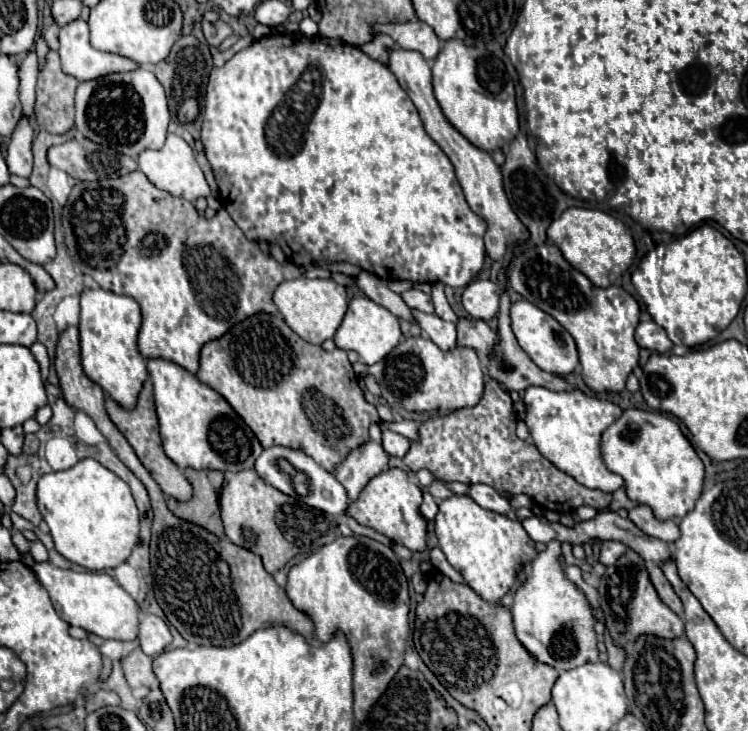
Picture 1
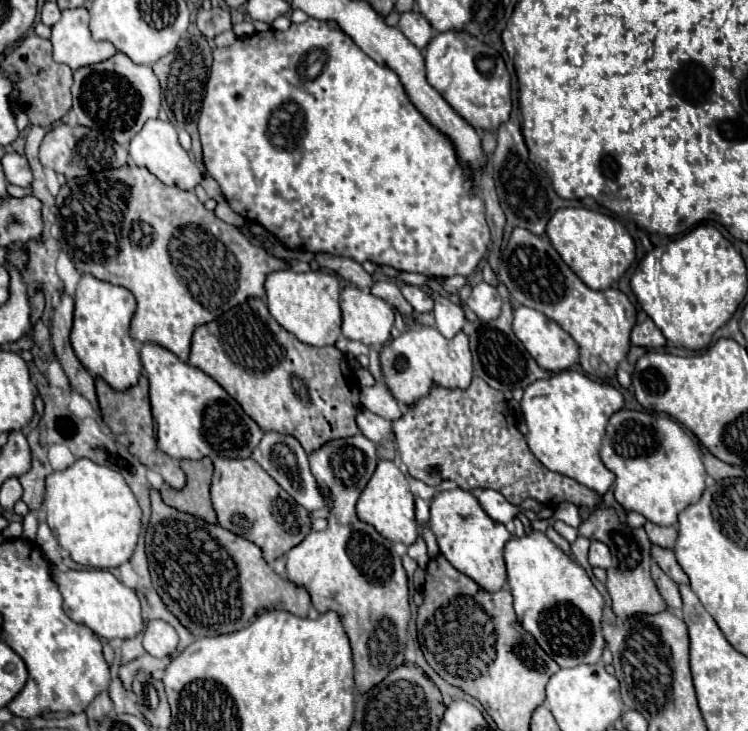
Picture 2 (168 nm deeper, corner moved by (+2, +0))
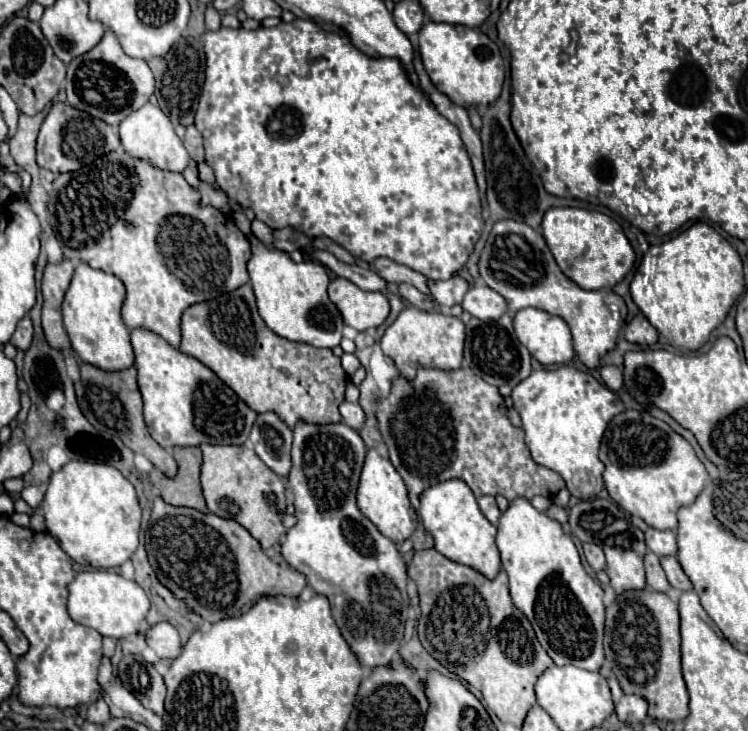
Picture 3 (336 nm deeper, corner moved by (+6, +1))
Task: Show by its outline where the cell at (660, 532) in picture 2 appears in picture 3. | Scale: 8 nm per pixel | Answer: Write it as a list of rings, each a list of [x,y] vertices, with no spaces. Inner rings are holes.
[[[647,528],[645,542],[647,542],[647,548],[651,552],[655,552],[657,556],[675,556],[677,554],[677,538],[671,530]]]

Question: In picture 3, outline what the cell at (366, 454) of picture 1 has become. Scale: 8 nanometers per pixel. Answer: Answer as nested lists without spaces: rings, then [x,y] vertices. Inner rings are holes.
[[[305,422],[297,424],[293,430],[293,468],[289,472],[289,488],[295,494],[295,508],[299,514],[295,512],[297,526],[287,530],[281,548],[285,562],[293,570],[301,572],[317,594],[329,598],[333,618],[359,664],[365,668],[377,668],[387,666],[399,650],[403,640],[403,626],[407,620],[409,596],[407,566],[399,556],[395,544],[385,538],[355,504],[355,492],[365,454],[367,446],[359,432],[345,426],[343,422],[327,426],[313,426]]]

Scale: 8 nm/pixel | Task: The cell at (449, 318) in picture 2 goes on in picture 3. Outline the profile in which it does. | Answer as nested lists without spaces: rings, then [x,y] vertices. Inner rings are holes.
[[[377,258],[373,260],[371,264],[371,270],[377,272],[383,280],[387,280],[389,284],[395,282],[395,284],[401,284],[401,282],[407,282],[407,284],[413,284],[417,290],[421,290],[423,294],[431,296],[429,292],[429,286],[427,286],[427,276],[423,276],[421,272],[415,272],[407,266],[401,266],[389,258]]]

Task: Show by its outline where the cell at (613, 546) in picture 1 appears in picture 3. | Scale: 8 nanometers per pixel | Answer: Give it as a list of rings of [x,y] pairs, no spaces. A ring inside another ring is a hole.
[[[583,544],[583,552],[585,552],[585,560],[595,572],[605,570],[605,554],[597,544]]]

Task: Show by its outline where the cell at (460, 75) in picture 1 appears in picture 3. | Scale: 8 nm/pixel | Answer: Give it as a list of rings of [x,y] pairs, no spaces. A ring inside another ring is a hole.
[[[427,22],[419,30],[419,56],[433,86],[463,108],[491,106],[501,96],[505,80],[499,48],[485,34],[465,26]]]

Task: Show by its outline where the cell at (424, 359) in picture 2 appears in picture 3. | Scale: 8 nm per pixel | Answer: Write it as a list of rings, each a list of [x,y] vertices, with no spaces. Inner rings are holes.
[[[405,308],[397,320],[385,330],[381,338],[381,350],[395,362],[399,376],[413,380],[419,366],[431,366],[439,370],[457,370],[463,360],[465,326],[455,316],[445,316],[439,312],[421,312],[417,308]]]

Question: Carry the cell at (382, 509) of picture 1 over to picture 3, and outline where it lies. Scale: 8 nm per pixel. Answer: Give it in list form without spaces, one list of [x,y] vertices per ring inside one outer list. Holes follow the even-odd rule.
[[[369,450],[365,458],[365,466],[357,488],[357,506],[377,526],[377,530],[393,542],[405,542],[419,526],[419,518],[411,508],[411,500],[407,496],[407,486],[403,478],[393,468],[389,458],[379,456],[375,450]]]

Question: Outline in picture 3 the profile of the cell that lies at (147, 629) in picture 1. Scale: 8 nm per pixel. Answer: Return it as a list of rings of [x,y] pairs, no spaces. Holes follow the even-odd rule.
[[[165,622],[151,626],[147,630],[147,646],[153,648],[159,658],[169,658],[169,660],[177,658],[181,652],[177,628],[173,628],[171,624],[165,624]]]

